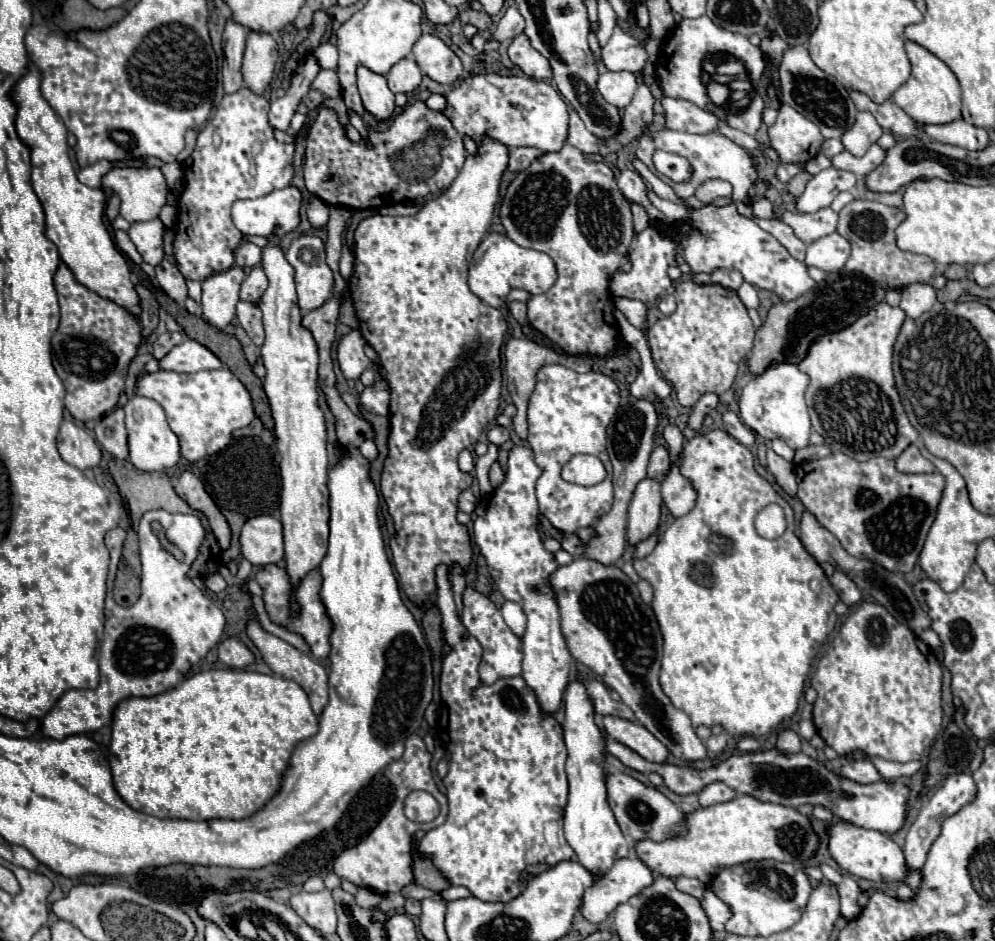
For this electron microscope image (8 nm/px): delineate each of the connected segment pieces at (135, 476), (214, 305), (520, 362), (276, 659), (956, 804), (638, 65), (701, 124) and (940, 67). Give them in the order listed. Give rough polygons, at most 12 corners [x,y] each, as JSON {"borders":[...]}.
{"borders":[[[110,461],[136,529],[150,509],[192,513],[170,477]],[[238,265],[202,281],[202,315],[222,329],[236,315]],[[528,337],[506,342],[508,391],[518,409],[512,419],[528,436],[528,399],[536,373],[550,363],[588,373],[580,355],[566,355]],[[248,619],[246,633],[276,675],[308,693],[320,715],[328,675],[316,659]],[[970,773],[948,775],[912,823],[904,855],[926,861],[946,817],[976,795]],[[614,27],[604,47],[608,71],[640,73],[648,53],[634,33]],[[662,99],[666,129],[704,135],[718,117],[690,101]],[[906,41],[910,79],[892,101],[914,121],[960,119],[960,85],[936,55]]]}

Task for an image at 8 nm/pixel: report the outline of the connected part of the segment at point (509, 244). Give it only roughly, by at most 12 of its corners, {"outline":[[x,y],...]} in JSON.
{"outline":[[488,233],[474,251],[470,289],[502,307],[516,287],[536,295],[556,281],[546,253]]}

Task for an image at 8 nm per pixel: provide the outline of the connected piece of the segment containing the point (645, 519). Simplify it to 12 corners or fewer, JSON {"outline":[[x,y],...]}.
{"outline":[[642,479],[628,505],[628,543],[660,521],[660,483]]}

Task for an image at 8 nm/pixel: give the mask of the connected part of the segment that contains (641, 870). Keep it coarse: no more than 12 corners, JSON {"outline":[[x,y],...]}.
{"outline":[[638,857],[614,863],[584,893],[580,913],[606,917],[654,875]]}

